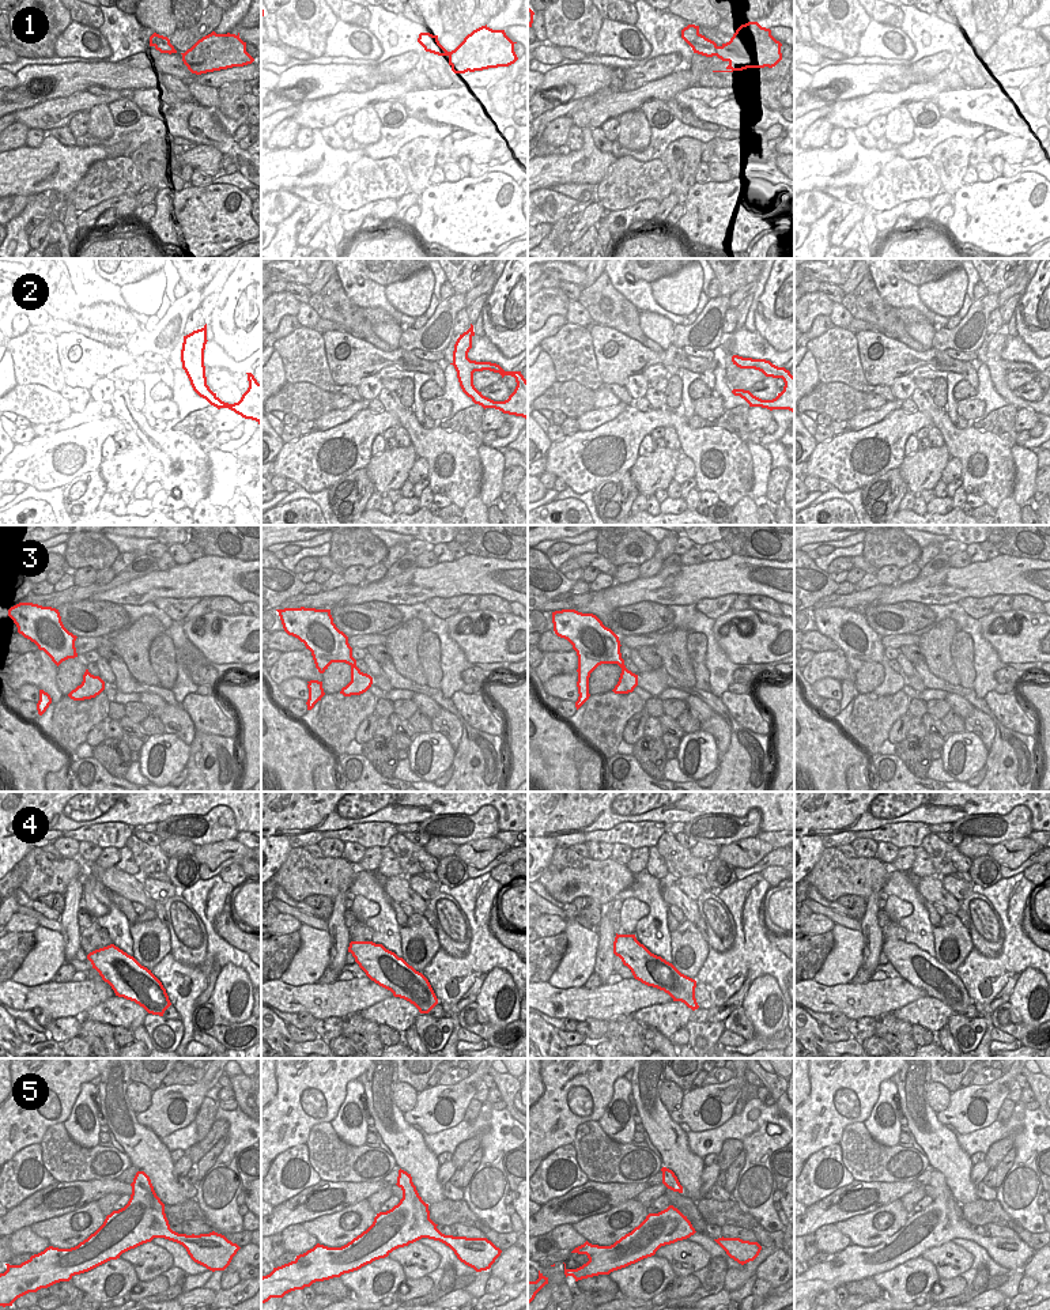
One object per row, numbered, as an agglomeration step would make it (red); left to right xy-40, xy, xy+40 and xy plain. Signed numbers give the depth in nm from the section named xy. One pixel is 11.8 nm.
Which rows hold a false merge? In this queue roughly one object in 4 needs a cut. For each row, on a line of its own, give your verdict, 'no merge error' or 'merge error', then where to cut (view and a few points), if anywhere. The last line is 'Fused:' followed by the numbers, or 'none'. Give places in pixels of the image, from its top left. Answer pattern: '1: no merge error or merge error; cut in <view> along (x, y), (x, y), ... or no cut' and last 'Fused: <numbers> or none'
1: no merge error; no cut
2: no merge error; no cut
3: no merge error; no cut
4: no merge error; no cut
5: no merge error; no cut
Fused: none

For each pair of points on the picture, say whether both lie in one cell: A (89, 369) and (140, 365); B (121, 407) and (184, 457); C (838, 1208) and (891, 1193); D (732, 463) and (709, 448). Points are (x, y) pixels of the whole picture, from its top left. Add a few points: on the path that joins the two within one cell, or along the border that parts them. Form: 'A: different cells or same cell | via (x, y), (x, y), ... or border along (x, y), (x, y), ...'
A: same cell | via (101, 361), (128, 361)
B: same cell | via (135, 425), (153, 446), (166, 452)
C: same cell | via (852, 1200), (877, 1197)
D: same cell | via (726, 457), (720, 449), (714, 448)

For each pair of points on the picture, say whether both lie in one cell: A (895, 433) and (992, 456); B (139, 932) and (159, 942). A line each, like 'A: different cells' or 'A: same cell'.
A: different cells
B: same cell

